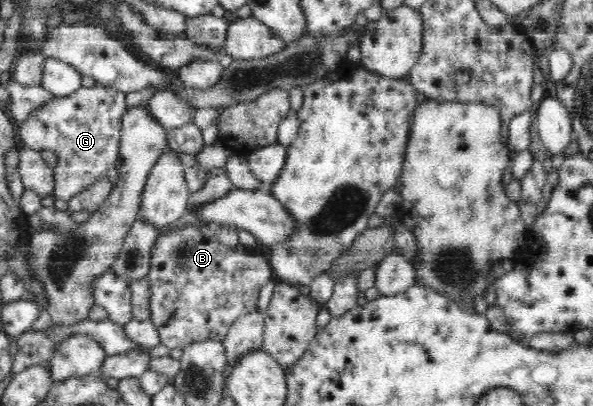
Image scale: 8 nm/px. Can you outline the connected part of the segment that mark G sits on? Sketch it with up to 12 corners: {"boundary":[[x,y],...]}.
{"boundary":[[81,85],[18,124],[67,202],[110,177],[125,93]]}

